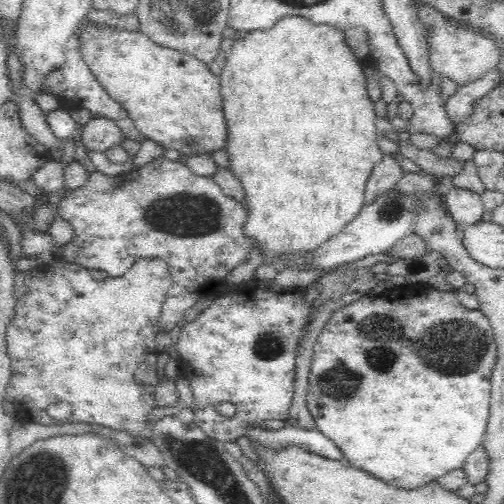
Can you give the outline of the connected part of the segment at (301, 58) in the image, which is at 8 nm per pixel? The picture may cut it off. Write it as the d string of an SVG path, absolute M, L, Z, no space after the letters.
M306 16L281 17L272 28L250 31L241 39L234 40L234 46L226 54L226 61L219 74L221 100L223 103L223 113L227 121L227 146L226 154L229 158L229 170L241 180L242 188L246 191L247 216L248 220L244 224L244 233L251 237L253 244L259 246L264 256L266 264L274 264L276 267L288 267L297 270L293 266L283 266L275 262L275 258L284 252L293 253L312 252L329 237L336 236L351 220L354 220L360 209L365 205L366 182L375 164L380 162L385 152L382 152L376 144L374 102L368 98L366 86L364 86L364 74L362 74L362 64L354 58L350 46L344 42L344 32L340 32L343 27L336 27L330 24L316 24L308 20Z

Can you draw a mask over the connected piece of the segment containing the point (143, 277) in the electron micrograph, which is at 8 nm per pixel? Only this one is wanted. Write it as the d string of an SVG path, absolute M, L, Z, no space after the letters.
M140 258L119 277L106 277L101 280L95 280L88 273L86 267L61 261L56 259L51 263L46 263L29 271L19 271L16 275L14 284L16 306L15 315L11 323L7 326L7 353L11 360L11 373L9 384L3 401L12 403L16 412L16 419L20 422L36 422L40 425L58 425L60 422L52 419L47 414L48 406L58 402L67 402L72 407L72 415L63 421L63 423L82 423L86 427L90 425L100 425L106 428L128 432L136 437L144 437L153 441L152 428L153 424L148 423L148 414L158 408L155 398L155 388L159 384L158 375L156 375L156 356L160 350L156 348L154 339L159 330L159 318L163 307L165 296L171 284L169 278L168 266L161 259Z

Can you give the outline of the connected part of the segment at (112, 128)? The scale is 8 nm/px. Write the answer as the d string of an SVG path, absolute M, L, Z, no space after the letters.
M92 117L82 127L81 143L87 150L106 152L108 148L120 145L124 138L116 123L104 117Z

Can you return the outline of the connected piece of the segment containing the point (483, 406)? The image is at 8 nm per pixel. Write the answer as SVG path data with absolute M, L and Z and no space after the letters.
M415 283L395 287L385 294L366 294L332 313L330 320L324 325L317 341L313 344L307 404L308 411L316 423L316 429L337 444L338 449L344 453L348 465L363 469L372 476L398 488L420 488L452 470L462 468L467 457L480 448L484 441L491 408L491 376L495 361L498 359L498 348L488 317L484 316L479 308L466 308L455 293L455 291L434 289L428 283Z

